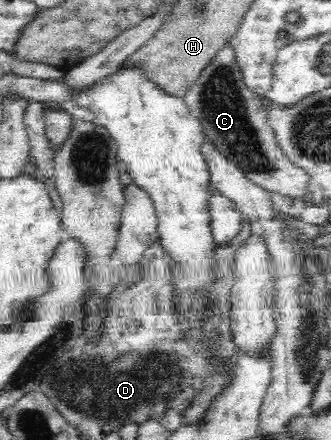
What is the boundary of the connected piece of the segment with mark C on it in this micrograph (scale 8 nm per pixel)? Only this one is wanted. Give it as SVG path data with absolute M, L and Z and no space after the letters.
M231 42L216 52L196 82L182 97L191 113L200 121L207 140L254 183L270 192L300 200L306 193L308 175L298 169L282 152L269 125L269 104L266 96L256 96L243 81Z

